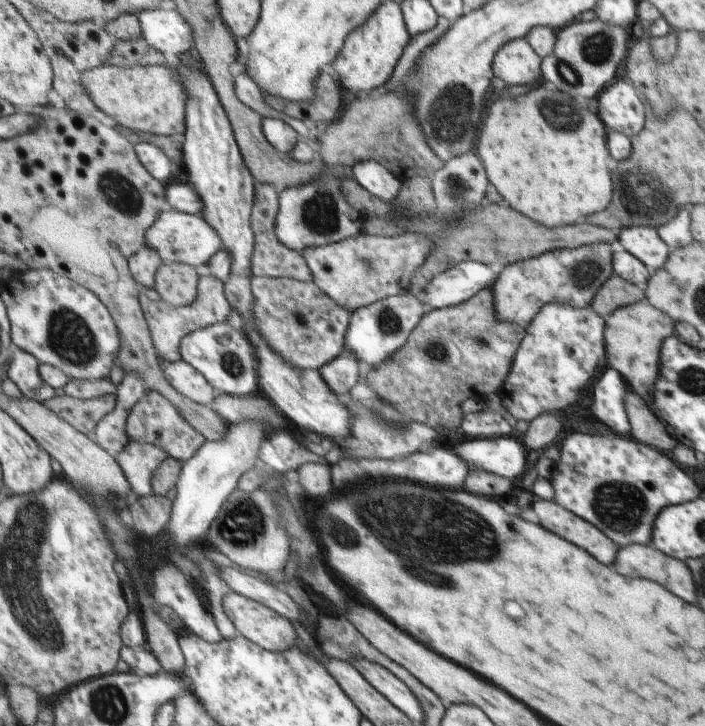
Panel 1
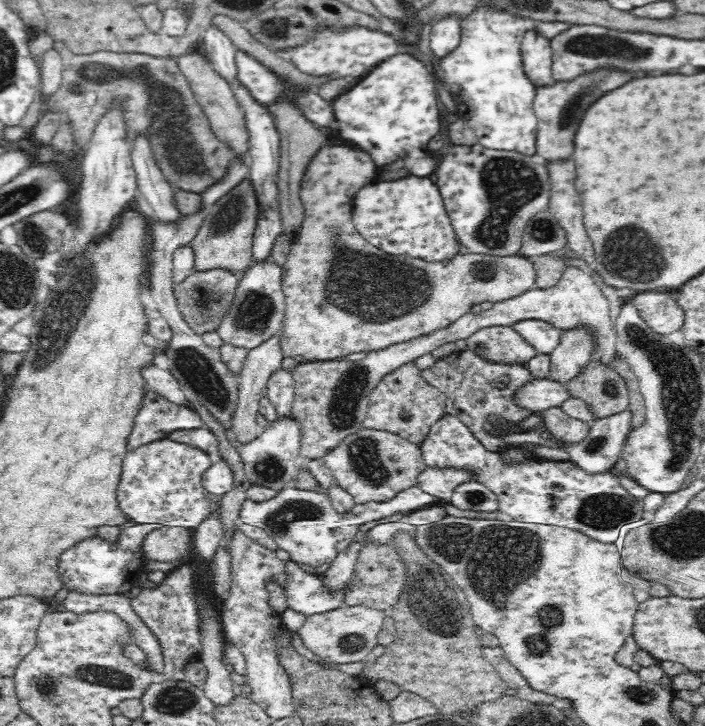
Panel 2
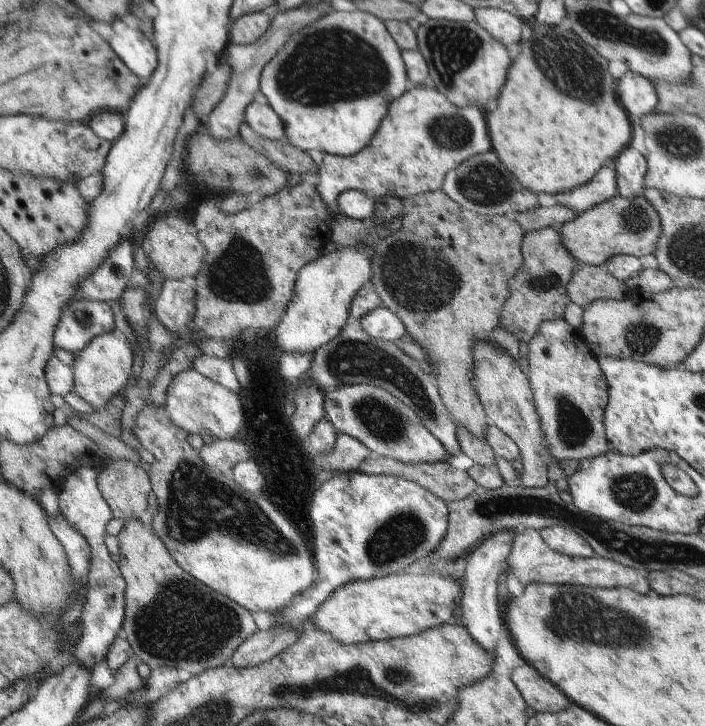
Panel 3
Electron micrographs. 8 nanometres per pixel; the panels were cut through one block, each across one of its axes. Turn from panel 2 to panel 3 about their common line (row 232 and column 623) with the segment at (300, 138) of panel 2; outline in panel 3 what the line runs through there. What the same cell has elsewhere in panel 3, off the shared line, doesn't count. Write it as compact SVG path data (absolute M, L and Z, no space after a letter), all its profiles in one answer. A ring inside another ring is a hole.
M583 263L577 266L566 288L568 300L581 308L595 299L621 300L625 297L624 284L615 280L603 265Z

